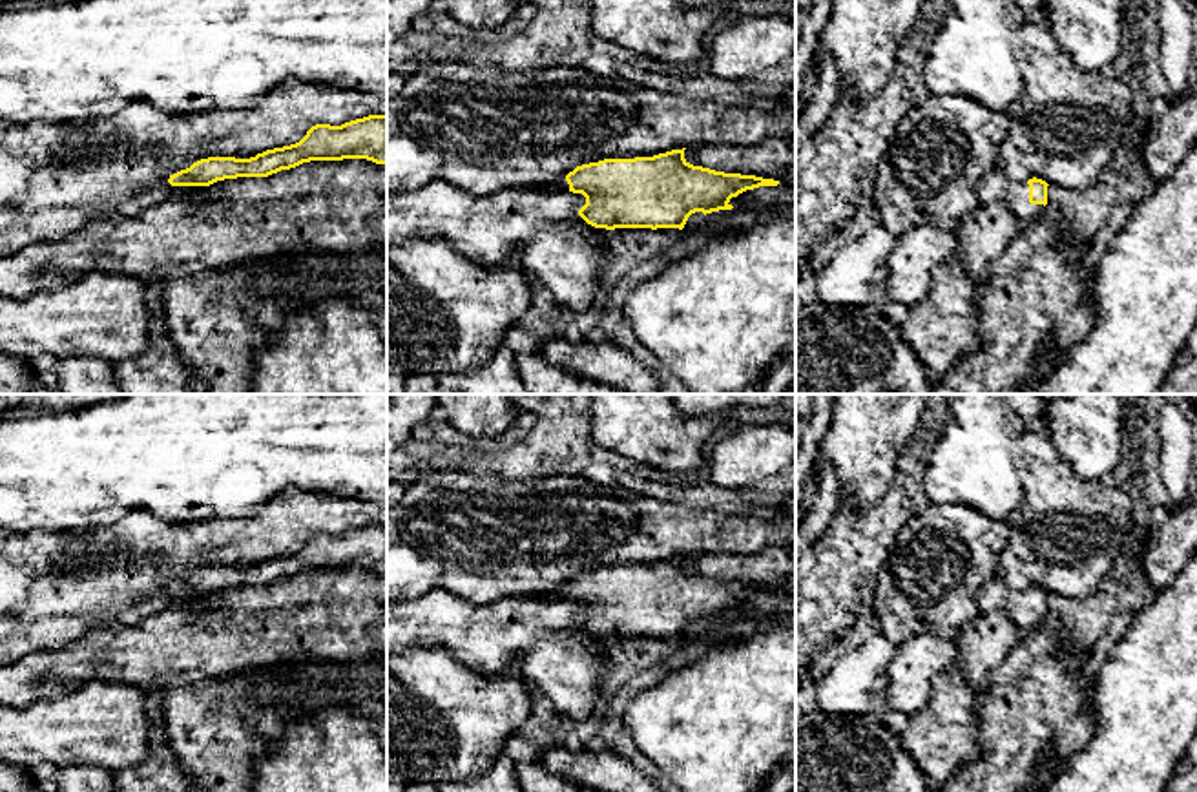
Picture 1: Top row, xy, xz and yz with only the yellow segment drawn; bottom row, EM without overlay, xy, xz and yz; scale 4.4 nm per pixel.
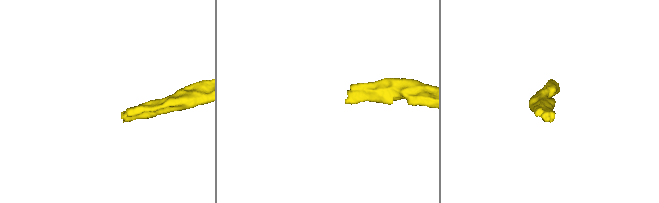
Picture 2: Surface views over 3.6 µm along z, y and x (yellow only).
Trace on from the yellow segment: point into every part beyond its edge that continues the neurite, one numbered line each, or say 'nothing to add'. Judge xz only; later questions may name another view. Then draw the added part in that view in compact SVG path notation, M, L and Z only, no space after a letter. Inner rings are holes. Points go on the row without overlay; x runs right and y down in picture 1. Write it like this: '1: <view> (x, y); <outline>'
1: xz (559, 594); M562 586L562 588L557 588L553 591L533 593L533 597L536 597L536 599L547 599L547 600L562 600L562 599L569 599L569 593L567 593L566 586Z

